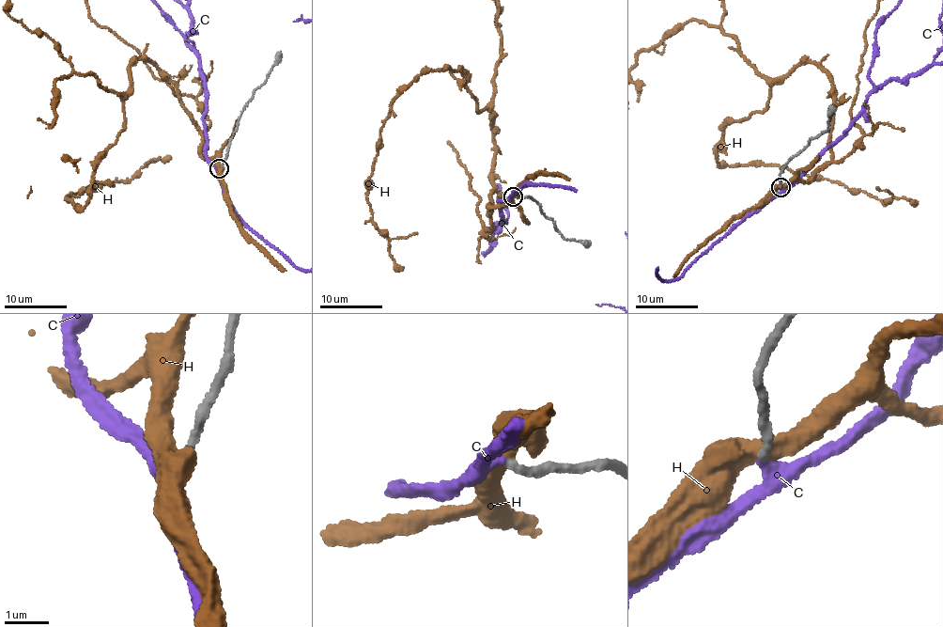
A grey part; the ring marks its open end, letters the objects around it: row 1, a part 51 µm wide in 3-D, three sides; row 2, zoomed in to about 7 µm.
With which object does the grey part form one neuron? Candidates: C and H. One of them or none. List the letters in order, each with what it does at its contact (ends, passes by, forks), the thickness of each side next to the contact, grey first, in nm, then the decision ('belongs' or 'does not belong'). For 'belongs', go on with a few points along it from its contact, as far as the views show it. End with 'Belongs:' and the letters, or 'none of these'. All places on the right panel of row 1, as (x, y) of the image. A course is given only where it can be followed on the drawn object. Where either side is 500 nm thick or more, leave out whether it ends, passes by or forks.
C: it passes by | 160/260 nm | belongs
H: it passes by | 160/440 nm | does not belong
Belongs: C

